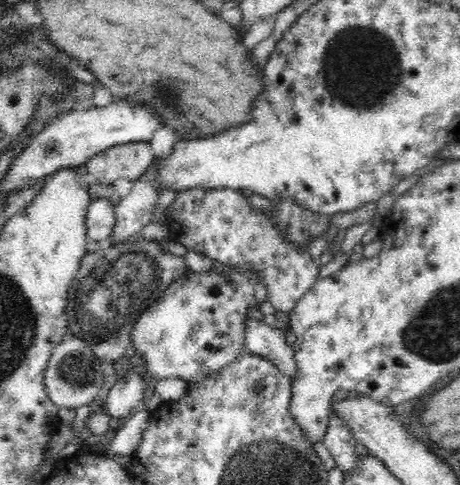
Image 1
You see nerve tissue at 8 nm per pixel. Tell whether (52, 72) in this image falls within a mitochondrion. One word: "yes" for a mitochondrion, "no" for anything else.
yes

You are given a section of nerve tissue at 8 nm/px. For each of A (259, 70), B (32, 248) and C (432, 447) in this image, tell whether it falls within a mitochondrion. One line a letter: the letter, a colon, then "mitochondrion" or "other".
A: other
B: other
C: other

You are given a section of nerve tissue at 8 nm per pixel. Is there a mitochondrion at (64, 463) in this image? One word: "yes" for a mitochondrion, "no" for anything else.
no

